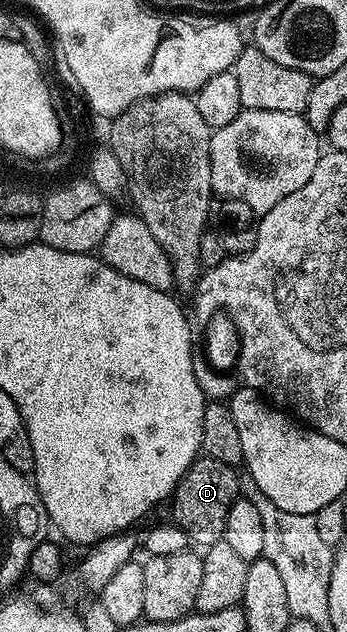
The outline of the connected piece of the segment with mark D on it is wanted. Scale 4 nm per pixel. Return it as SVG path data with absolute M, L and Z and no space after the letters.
M201 455L183 475L173 491L172 524L188 533L190 542L197 547L208 547L219 543L225 536L227 511L239 500L243 493L242 478L237 478L238 470L232 465L224 465L215 459Z

